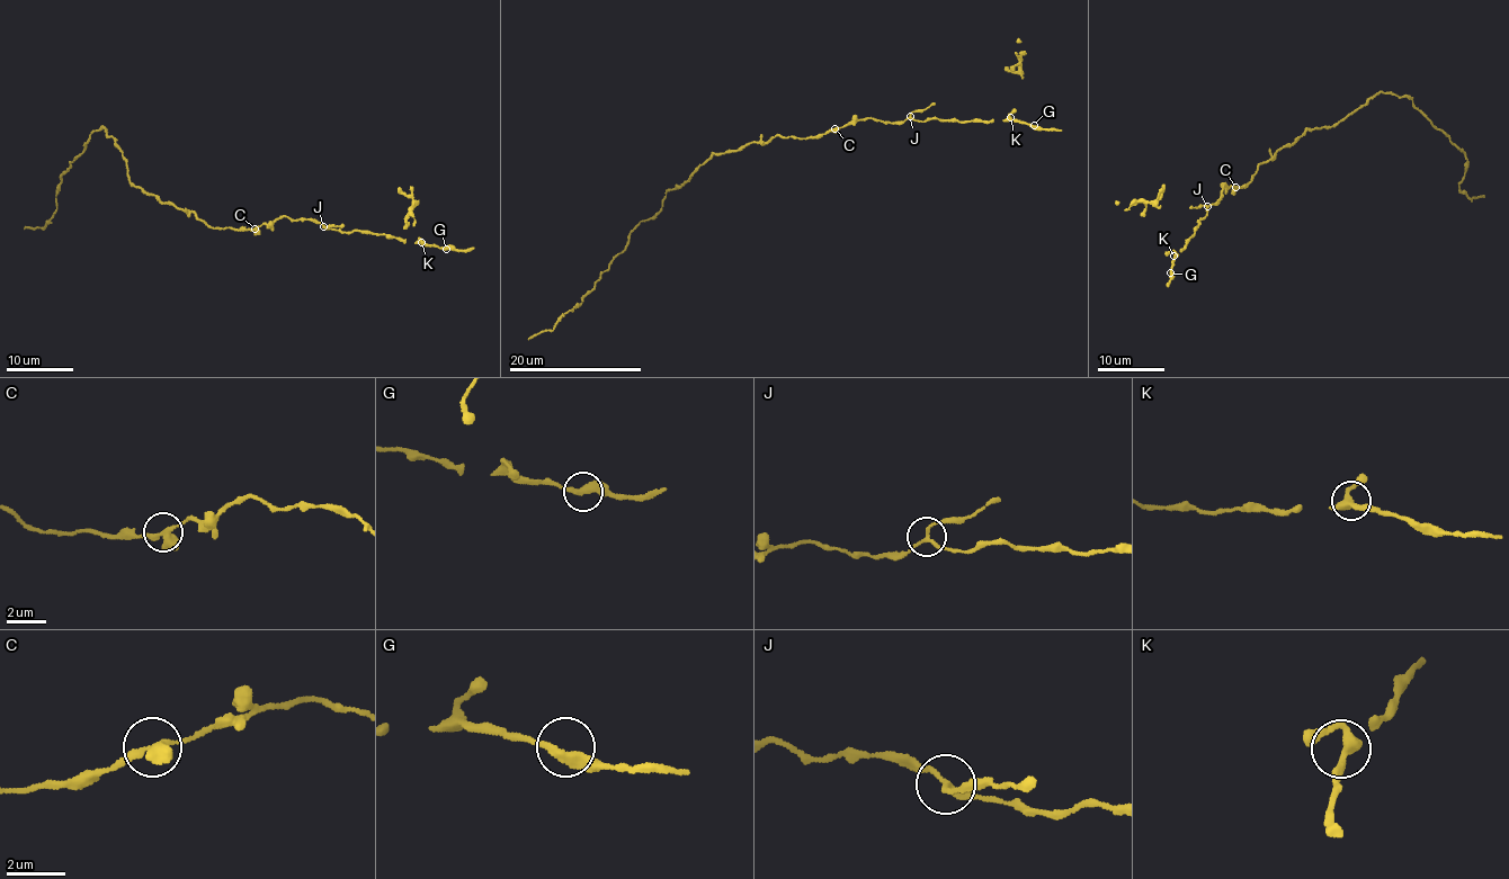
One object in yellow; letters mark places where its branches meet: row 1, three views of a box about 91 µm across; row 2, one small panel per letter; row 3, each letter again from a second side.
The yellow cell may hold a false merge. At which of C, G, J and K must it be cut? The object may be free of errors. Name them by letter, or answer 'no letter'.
no letter

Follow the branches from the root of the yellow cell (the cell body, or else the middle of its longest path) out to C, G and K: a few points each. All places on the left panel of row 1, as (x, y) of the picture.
C: (179, 208), (192, 211), (210, 226), (255, 229)
G: (179, 208), (192, 211), (215, 229), (256, 229), (284, 215), (312, 220), (344, 232), (381, 233), (446, 249)
K: (179, 208), (192, 211), (215, 229), (256, 229), (284, 215), (312, 220), (344, 232), (421, 242)

